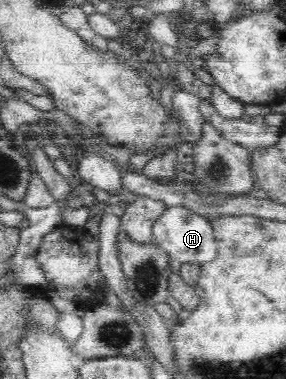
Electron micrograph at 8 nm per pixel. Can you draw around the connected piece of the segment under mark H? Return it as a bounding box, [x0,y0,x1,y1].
[152,205,218,264]

